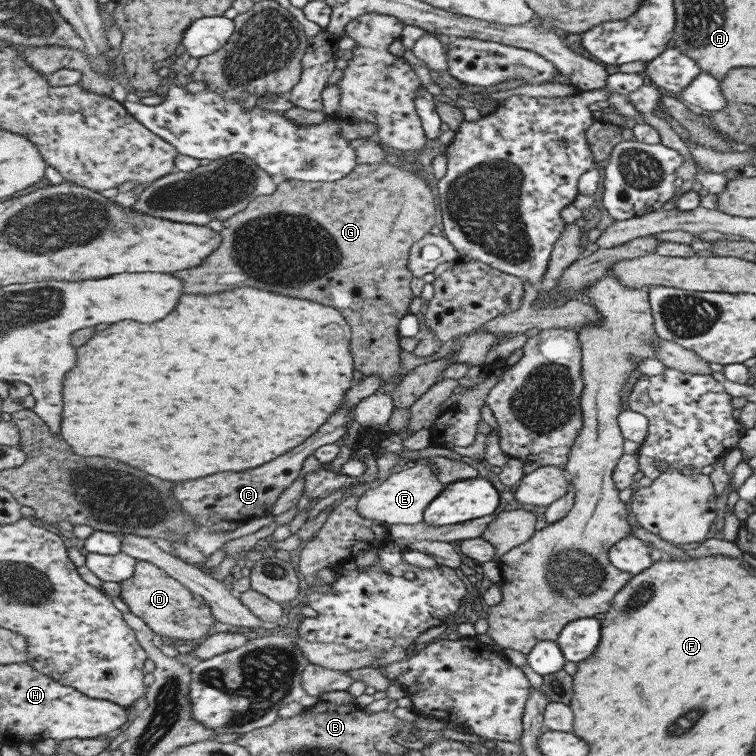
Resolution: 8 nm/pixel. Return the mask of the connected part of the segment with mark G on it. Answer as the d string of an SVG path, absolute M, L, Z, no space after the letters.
M389 163L379 164L362 164L359 165L345 179L336 180L327 183L304 183L298 180L285 180L278 182L277 190L270 195L263 195L253 200L246 210L235 214L230 219L223 221L222 229L222 246L207 257L198 267L190 268L177 272L177 276L187 286L187 294L215 294L215 292L223 292L227 290L227 286L237 284L237 286L253 286L253 288L263 288L269 292L279 292L285 296L299 296L305 300L313 300L324 305L331 305L341 310L353 328L355 356L354 365L356 370L365 375L379 375L382 384L391 383L393 377L405 378L409 372L404 372L401 367L401 346L399 346L399 325L400 320L407 316L412 310L411 305L415 300L415 294L411 292L411 280L414 274L408 267L411 256L412 246L419 242L426 234L431 232L433 224L435 224L435 212L437 212L437 204L435 204L435 196L433 190L427 186L427 182L423 177L417 176L417 173L409 170L403 170L399 166L393 166Z

